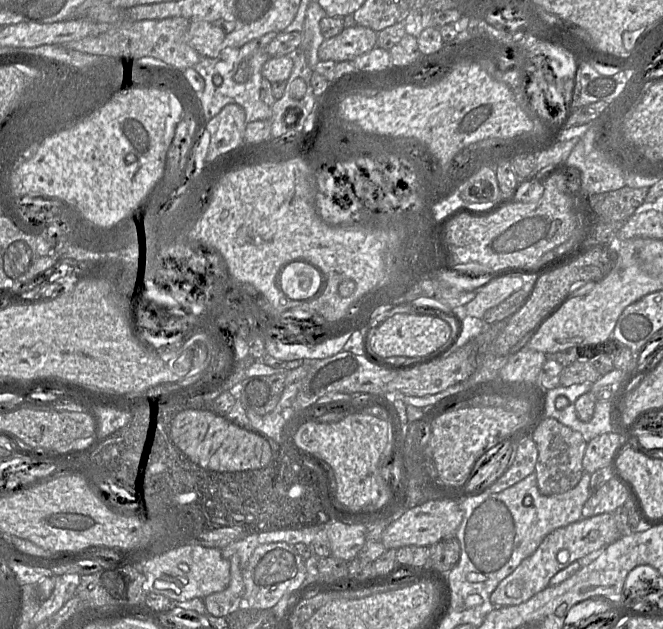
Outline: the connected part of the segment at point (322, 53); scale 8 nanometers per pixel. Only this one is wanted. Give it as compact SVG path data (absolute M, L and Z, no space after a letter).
M355 25L344 28L341 33L324 39L318 49L318 59L335 62L353 60L376 46L377 32L371 28Z

